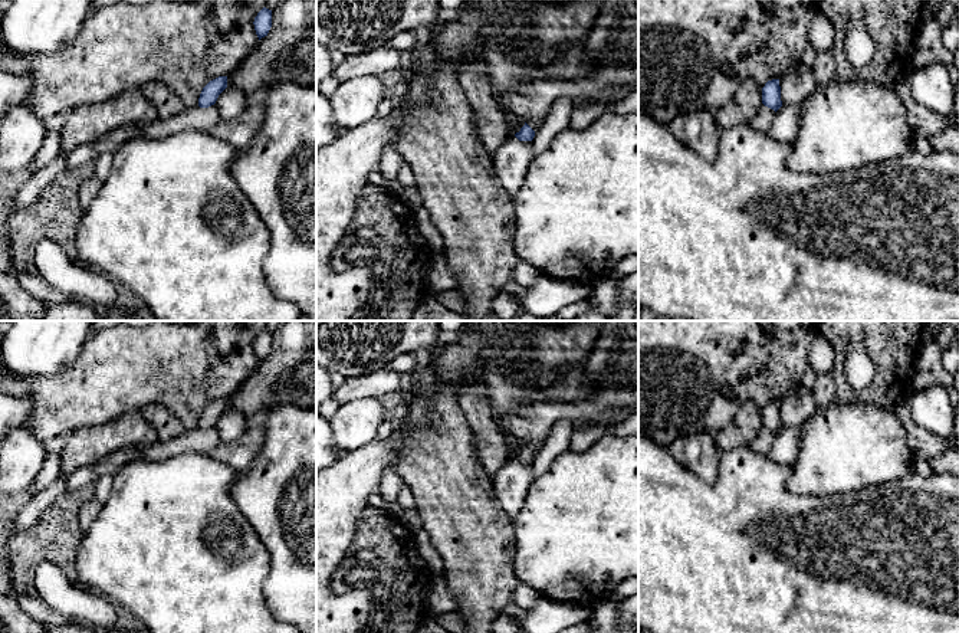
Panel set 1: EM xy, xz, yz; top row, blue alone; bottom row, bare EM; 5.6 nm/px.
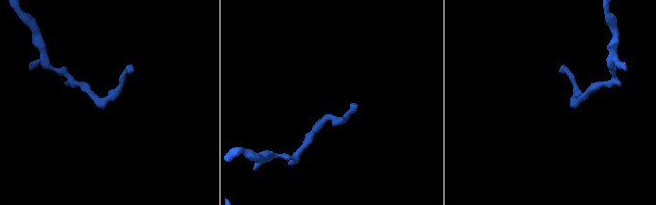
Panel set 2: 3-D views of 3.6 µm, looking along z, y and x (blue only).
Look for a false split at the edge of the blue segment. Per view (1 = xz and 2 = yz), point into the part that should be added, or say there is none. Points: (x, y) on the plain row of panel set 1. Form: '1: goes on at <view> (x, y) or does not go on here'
1: does not go on here
2: does not go on here

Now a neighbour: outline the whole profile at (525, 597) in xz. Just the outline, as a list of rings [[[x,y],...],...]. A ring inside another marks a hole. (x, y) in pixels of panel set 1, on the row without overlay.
[[[520,583],[513,594],[513,603],[525,610],[531,609],[539,597],[541,594],[535,588]]]

